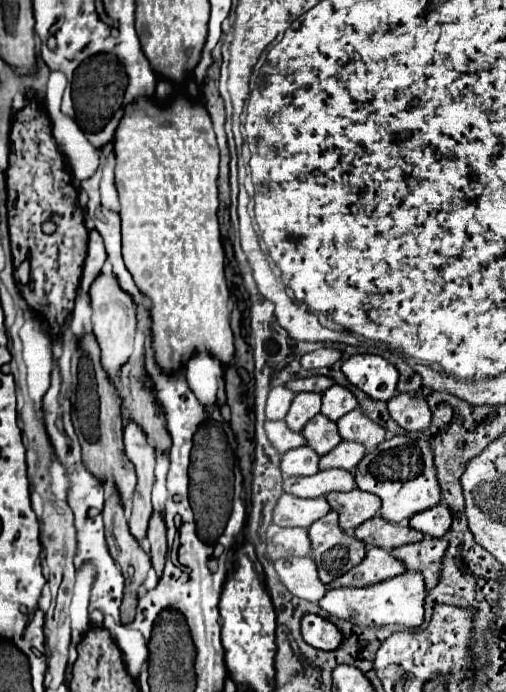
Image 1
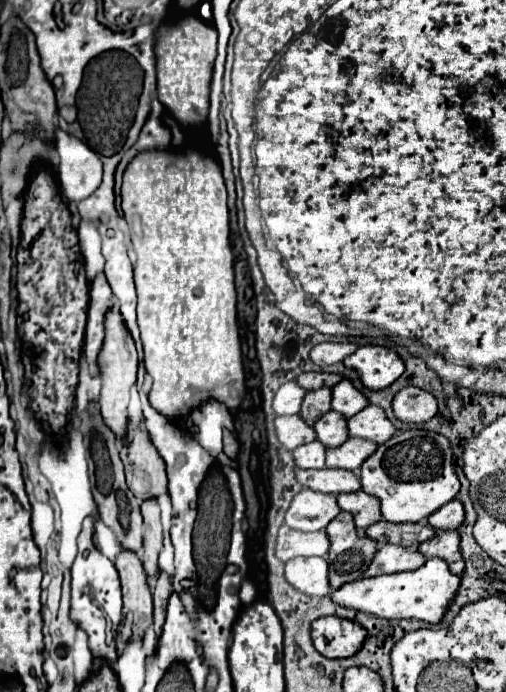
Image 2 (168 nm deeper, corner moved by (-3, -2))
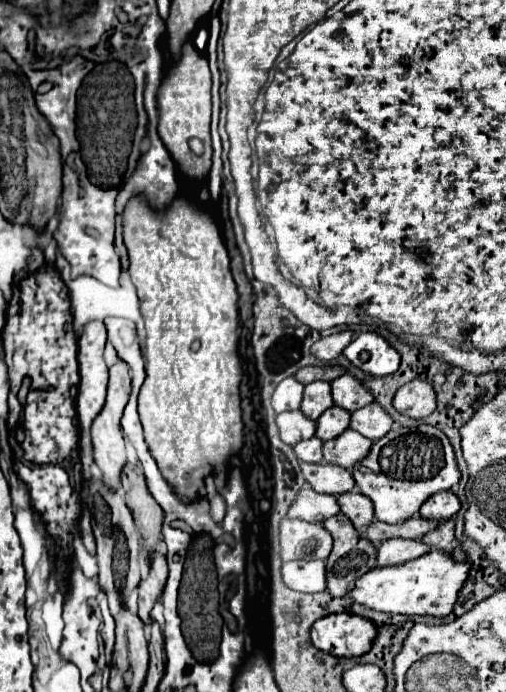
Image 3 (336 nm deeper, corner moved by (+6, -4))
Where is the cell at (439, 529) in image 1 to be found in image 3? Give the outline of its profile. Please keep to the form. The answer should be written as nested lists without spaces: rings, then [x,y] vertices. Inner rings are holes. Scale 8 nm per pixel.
[[[449,490],[449,492],[435,494],[433,498],[429,498],[429,502],[421,506],[421,518],[445,522],[445,520],[451,520],[459,512],[459,508],[461,508],[459,498]]]

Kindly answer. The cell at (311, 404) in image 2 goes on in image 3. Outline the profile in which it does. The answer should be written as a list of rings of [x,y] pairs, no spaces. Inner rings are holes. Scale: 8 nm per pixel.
[[[313,382],[305,386],[303,392],[303,402],[301,402],[301,412],[309,418],[309,420],[317,420],[321,416],[323,410],[333,406],[333,398],[329,394],[331,384],[329,382]]]

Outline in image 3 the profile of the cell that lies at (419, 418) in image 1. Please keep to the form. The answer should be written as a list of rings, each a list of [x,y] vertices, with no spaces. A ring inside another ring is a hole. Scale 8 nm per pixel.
[[[411,380],[401,386],[393,398],[393,406],[399,414],[409,418],[425,418],[435,410],[435,392],[425,380]]]

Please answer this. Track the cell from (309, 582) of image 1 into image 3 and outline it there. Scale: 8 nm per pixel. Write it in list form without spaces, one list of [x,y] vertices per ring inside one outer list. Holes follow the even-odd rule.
[[[289,560],[281,566],[283,582],[297,592],[323,592],[325,584],[325,562],[321,560]]]

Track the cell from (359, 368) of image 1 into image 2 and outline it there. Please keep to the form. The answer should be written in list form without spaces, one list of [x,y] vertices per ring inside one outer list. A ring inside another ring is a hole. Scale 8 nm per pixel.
[[[360,346],[344,360],[344,366],[354,368],[366,388],[382,390],[404,372],[402,358],[384,346]]]

